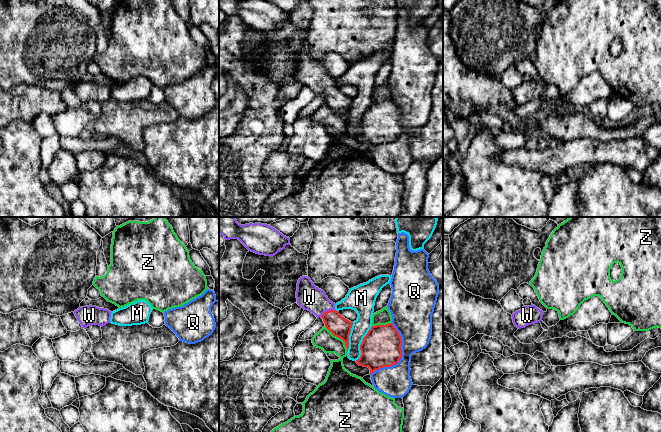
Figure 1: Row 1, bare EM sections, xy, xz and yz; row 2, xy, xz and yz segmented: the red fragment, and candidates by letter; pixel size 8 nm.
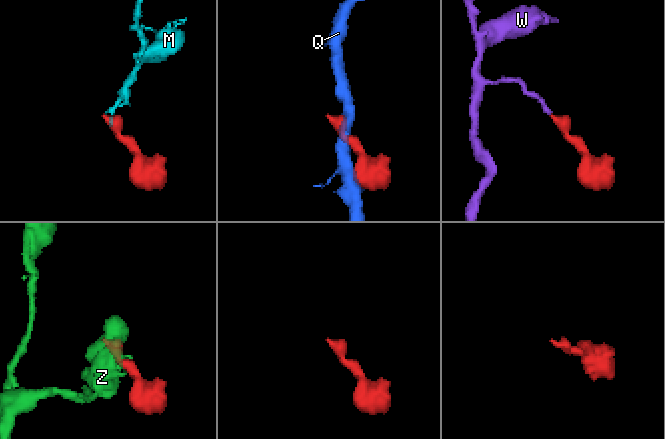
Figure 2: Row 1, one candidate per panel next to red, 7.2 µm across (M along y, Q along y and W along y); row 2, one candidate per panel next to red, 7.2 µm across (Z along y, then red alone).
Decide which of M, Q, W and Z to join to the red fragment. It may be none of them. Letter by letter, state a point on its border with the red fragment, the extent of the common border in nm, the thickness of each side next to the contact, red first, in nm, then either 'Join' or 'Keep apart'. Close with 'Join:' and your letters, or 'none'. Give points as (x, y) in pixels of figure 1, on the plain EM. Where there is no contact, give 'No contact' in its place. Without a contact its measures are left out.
M: Touches red at xz (361, 120). Shared border 320 nm. Thickness 320 nm (red) against 140 nm. Keep apart
Q: Touches red at xz (401, 132). Shared border 460 nm. Thickness 320 nm (red) against 260 nm. Keep apart
W: Touches red at xz (327, 87). Shared border 130 nm. Thickness 160 nm (red) against 200 nm. Join
Z: Touches red at xz (338, 113). Shared border 280 nm. Thickness 160 nm (red) against 160 nm. Keep apart
Join: W

